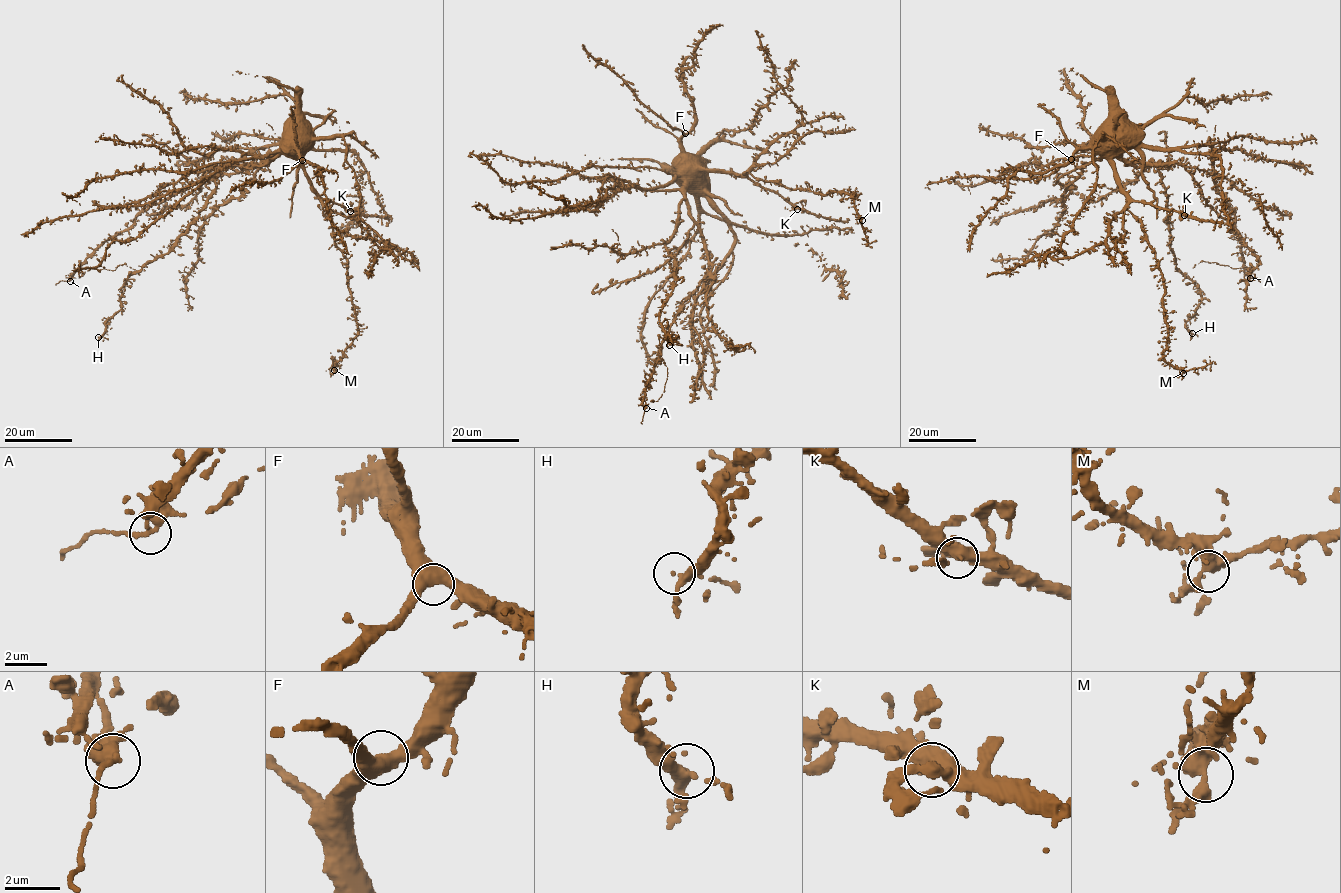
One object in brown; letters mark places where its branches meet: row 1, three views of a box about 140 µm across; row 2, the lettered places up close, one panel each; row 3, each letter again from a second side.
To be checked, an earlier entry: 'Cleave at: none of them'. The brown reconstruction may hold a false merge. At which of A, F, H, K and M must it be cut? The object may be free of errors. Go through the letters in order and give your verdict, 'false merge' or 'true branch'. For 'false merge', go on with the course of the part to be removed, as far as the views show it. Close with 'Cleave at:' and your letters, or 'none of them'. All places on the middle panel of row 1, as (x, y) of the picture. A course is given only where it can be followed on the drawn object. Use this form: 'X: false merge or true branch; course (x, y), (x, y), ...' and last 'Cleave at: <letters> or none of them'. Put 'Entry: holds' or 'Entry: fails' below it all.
A: false merge; course (646, 408), (663, 392), (667, 380), (667, 367), (661, 357), (659, 337), (667, 324)
F: true branch
H: true branch
K: true branch
M: true branch
Cleave at: A
Entry: fails

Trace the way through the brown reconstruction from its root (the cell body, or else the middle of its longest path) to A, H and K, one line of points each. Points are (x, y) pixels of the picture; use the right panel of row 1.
A: (1131, 137), (1130, 146), (1211, 146), (1214, 183), (1235, 213), (1232, 226), (1241, 244), (1243, 270), (1250, 278)
H: (1131, 137), (1120, 148), (1122, 159), (1157, 169), (1175, 263), (1202, 297), (1186, 323), (1192, 333)
K: (1131, 137), (1112, 158), (1117, 183), (1136, 201), (1184, 215)

